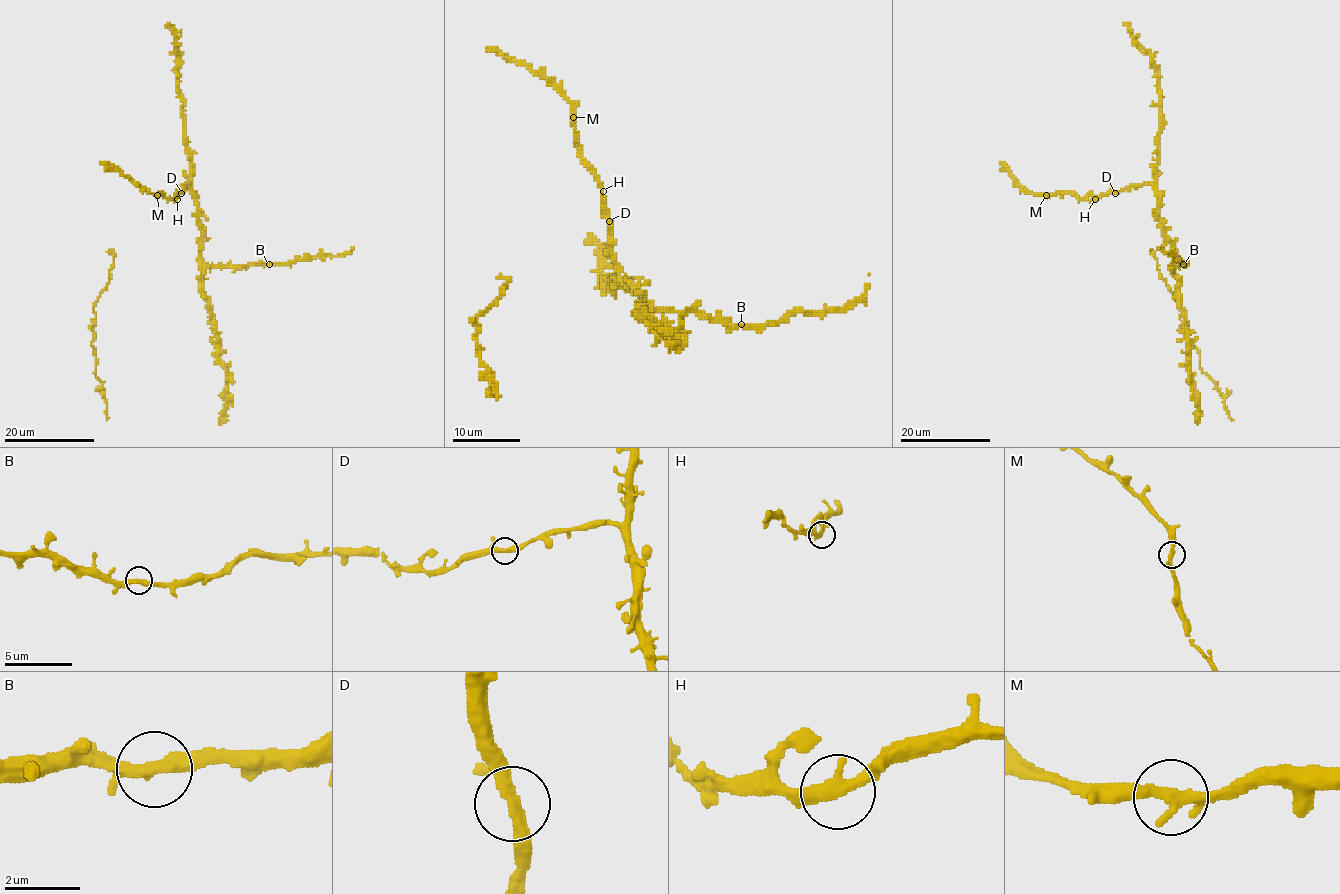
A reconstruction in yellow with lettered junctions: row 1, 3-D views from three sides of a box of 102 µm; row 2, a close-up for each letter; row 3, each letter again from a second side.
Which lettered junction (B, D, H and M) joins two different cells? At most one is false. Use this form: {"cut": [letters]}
{"cut": []}

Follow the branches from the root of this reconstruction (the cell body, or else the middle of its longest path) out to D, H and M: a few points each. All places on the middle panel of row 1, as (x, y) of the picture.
D: (635, 290), (618, 273), (618, 263), (611, 248), (609, 221)
H: (635, 290), (618, 273), (603, 191)
M: (635, 290), (618, 273), (618, 263), (611, 248), (611, 224), (599, 177), (582, 158), (574, 118)

